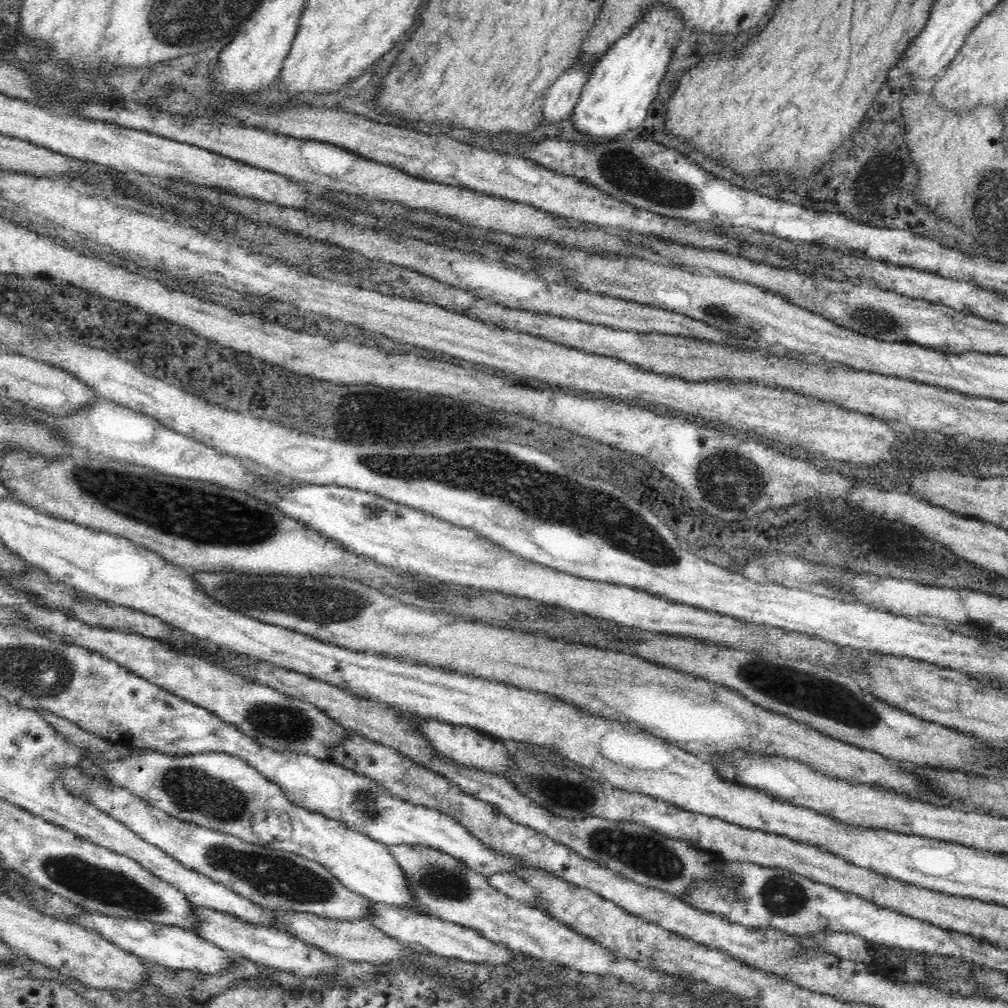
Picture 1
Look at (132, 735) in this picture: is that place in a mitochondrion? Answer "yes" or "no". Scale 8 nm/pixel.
no

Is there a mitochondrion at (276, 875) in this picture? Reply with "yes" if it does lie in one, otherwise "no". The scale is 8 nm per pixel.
yes

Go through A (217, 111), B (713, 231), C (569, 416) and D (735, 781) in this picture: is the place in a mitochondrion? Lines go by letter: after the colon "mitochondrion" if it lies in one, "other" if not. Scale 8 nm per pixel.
A: other
B: other
C: other
D: other

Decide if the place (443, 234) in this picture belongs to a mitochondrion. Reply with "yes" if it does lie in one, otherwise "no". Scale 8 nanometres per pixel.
no

